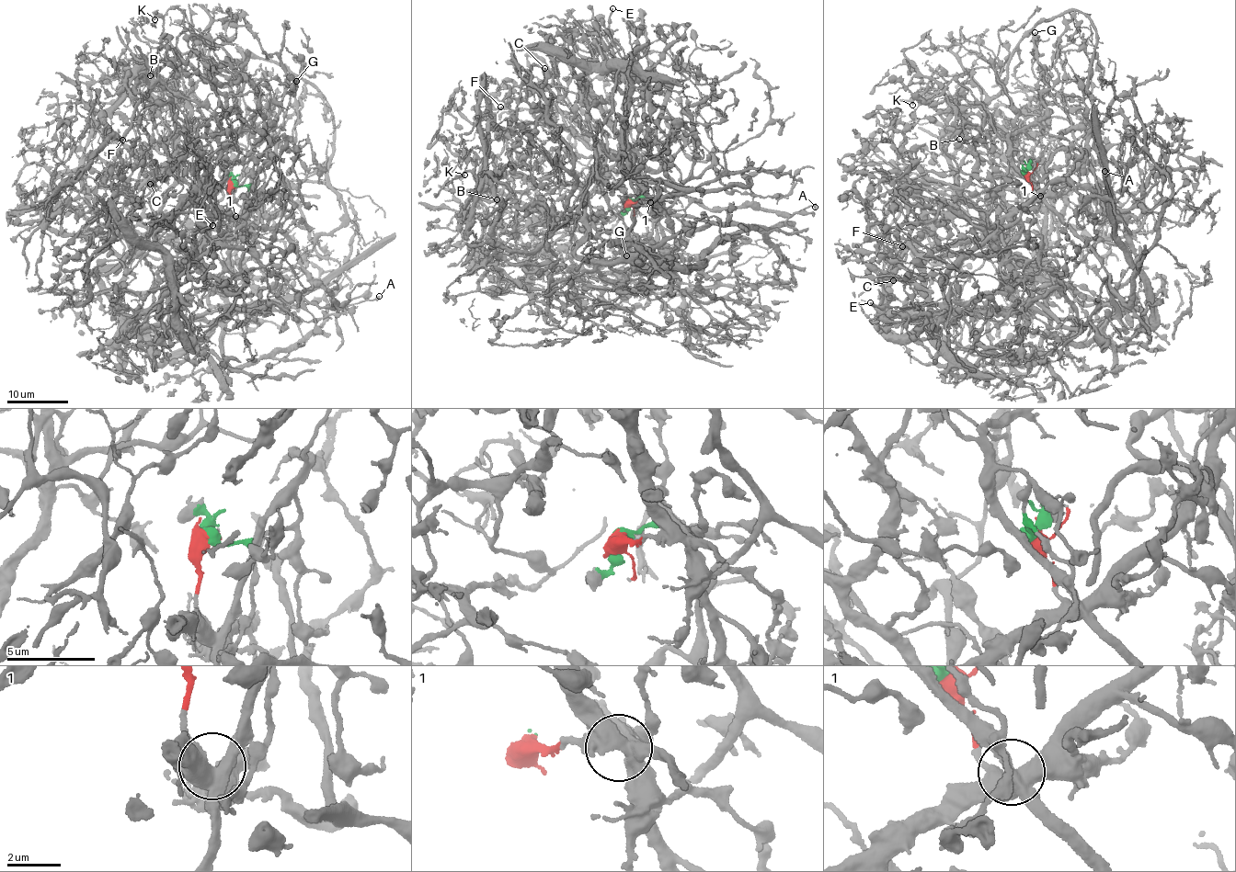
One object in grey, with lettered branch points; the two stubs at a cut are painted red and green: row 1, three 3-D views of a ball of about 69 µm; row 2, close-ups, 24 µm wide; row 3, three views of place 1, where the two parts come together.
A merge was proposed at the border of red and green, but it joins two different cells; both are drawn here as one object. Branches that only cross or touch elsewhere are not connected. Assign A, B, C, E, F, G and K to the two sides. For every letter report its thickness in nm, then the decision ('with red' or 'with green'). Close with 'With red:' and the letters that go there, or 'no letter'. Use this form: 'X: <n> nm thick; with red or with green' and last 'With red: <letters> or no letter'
A: 400 nm thick; with red
B: 320 nm thick; with red
C: 500 nm thick; with green
E: 190 nm thick; with green
F: 100 nm thick; with red
G: 320 nm thick; with green
K: 200 nm thick; with green
With red: A, B, F

